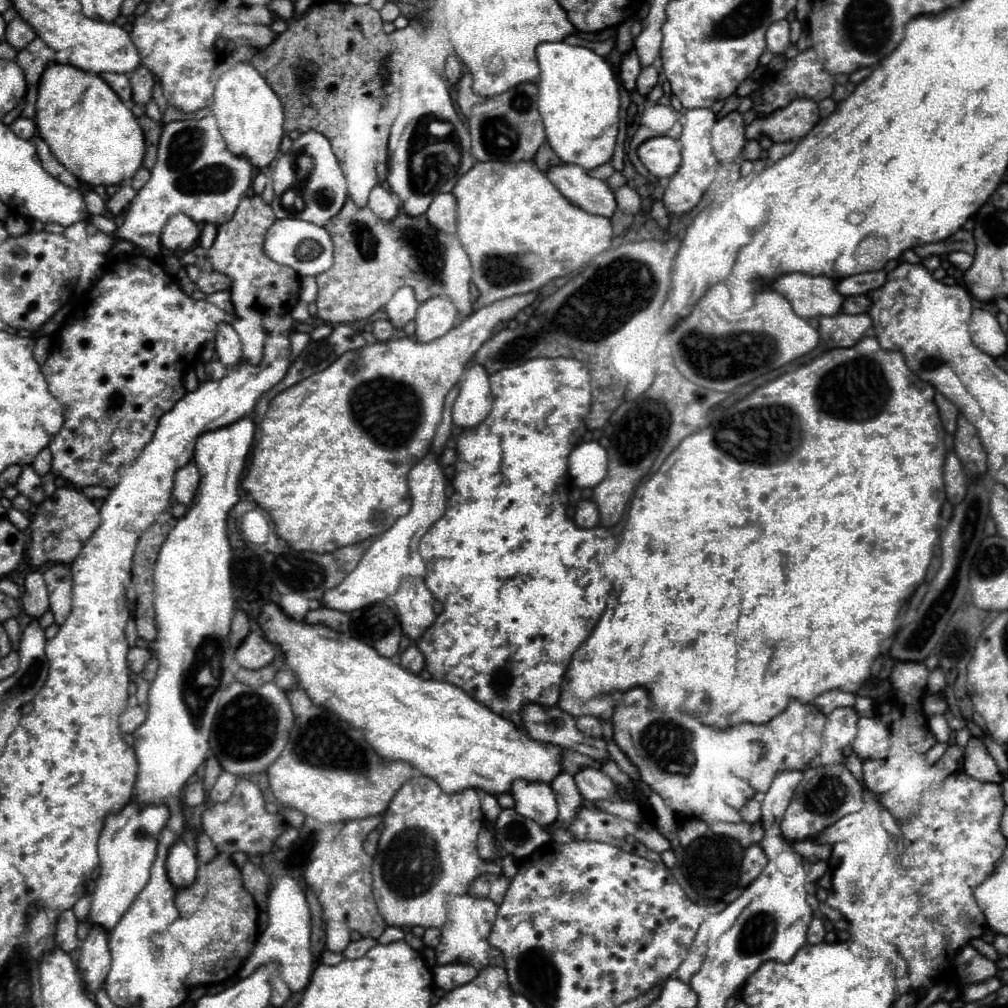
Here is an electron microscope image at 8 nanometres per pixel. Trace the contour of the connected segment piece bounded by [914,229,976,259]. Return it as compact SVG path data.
M956 231L952 237L940 241L940 243L930 243L930 245L920 245L914 249L922 259L930 257L930 255L942 255L942 253L952 253L952 251L964 251L964 253L974 253L976 245L974 245L974 237L970 231Z

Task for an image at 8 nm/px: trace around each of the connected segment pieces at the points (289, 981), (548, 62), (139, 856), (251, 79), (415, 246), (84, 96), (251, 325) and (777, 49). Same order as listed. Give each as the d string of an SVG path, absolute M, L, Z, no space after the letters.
M290 875L278 877L270 891L266 913L270 915L268 927L258 937L254 951L242 965L240 977L244 979L244 977L252 975L258 967L272 963L280 969L280 977L290 987L290 991L294 991L294 993L302 991L310 981L314 957L310 951L310 907L308 907L308 901L306 901L306 895L304 895L300 883L296 879L292 879Z
M564 41L540 43L536 47L536 59L540 65L538 111L542 115L546 137L554 153L560 157L562 163L574 163L584 167L586 171L610 161L616 145L616 135L618 135L618 111L620 111L618 79L610 63L588 47L568 45Z
M132 799L118 813L110 813L104 821L98 855L100 855L100 877L94 889L94 901L90 909L90 923L102 925L108 931L120 921L128 911L136 895L148 885L150 867L156 859L158 835L170 819L170 809L166 805L142 805Z
M236 63L218 79L210 111L234 155L248 157L254 167L268 167L272 163L284 135L284 109L278 95L250 63Z
M348 199L342 211L326 223L326 231L332 235L332 241L334 241L334 265L316 277L318 281L316 305L318 305L320 321L354 323L354 321L368 319L380 307L384 307L392 299L396 289L400 289L402 285L416 287L416 299L420 303L424 303L428 297L438 295L446 289L446 293L452 297L452 301L456 303L462 315L472 313L470 259L454 235L440 233L440 229L430 225L426 217L408 217L406 213L400 213L396 221L380 221L368 207L360 209L354 205L352 199Z
M52 63L38 83L36 127L54 157L86 185L116 185L130 179L144 157L144 135L134 113L98 75Z
M236 319L232 323L232 327L238 331L238 335L242 339L242 353L244 353L246 363L260 365L264 341L266 341L266 333L262 331L262 327L254 321L244 321L244 319Z
M786 19L776 21L768 27L766 45L768 45L768 51L772 51L774 55L782 55L786 51L786 47L790 45L790 25Z

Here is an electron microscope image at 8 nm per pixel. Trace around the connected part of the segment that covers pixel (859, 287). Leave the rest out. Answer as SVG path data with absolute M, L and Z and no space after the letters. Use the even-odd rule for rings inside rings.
M886 271L860 273L860 275L852 275L852 277L846 277L846 279L838 281L838 291L844 297L862 295L862 293L870 293L870 291L880 289L884 283L886 283Z

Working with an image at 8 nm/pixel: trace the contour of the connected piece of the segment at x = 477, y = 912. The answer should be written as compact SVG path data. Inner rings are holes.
M452 895L448 897L448 921L442 925L440 945L436 947L438 965L446 963L468 963L476 969L488 965L504 965L502 953L488 943L488 933L494 925L498 905L490 899L478 899L470 895Z

